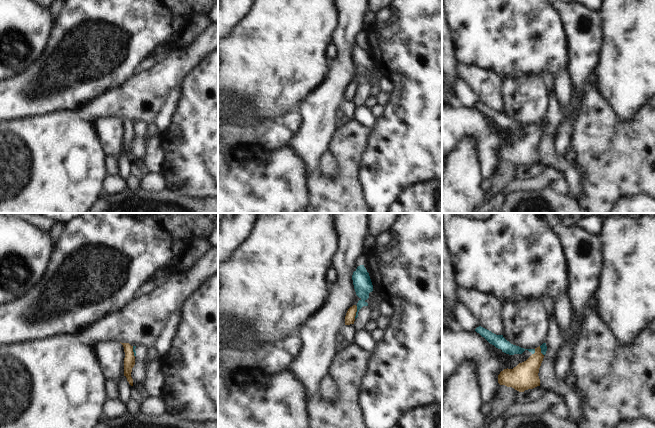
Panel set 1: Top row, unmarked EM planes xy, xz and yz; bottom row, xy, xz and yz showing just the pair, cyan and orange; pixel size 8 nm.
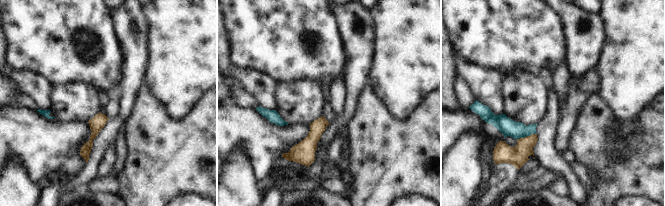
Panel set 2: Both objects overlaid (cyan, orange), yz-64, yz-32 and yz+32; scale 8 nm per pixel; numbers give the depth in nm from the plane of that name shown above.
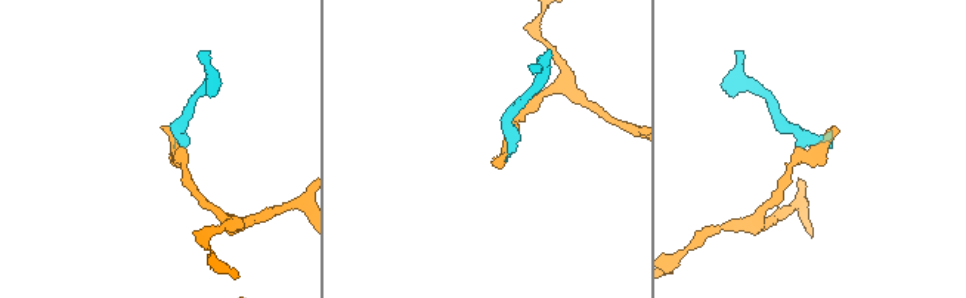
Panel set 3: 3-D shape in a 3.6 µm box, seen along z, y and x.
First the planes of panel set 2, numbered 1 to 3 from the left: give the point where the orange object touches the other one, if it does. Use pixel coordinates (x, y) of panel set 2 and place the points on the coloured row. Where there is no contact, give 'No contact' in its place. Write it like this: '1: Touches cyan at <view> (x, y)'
1: No contact
2: No contact
3: Touches cyan at yz+32 (526, 136).

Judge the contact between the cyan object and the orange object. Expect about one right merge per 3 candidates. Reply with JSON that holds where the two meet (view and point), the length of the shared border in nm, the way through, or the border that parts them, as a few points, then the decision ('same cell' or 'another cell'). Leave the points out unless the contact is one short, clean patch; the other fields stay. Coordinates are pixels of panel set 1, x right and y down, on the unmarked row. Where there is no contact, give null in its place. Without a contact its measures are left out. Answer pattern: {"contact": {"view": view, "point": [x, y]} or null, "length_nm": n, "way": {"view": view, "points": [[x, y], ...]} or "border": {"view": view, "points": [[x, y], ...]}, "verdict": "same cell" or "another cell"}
{"contact": {"view": "xz", "point": [356, 88]}, "length_nm": 110, "border": {"view": "xz", "points": [[357, 82], [354, 94]]}, "verdict": "another cell"}

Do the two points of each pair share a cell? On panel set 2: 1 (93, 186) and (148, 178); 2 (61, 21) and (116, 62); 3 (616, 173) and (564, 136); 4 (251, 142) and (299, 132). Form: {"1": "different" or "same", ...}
{"1": "different", "2": "same", "3": "different", "4": "same"}

